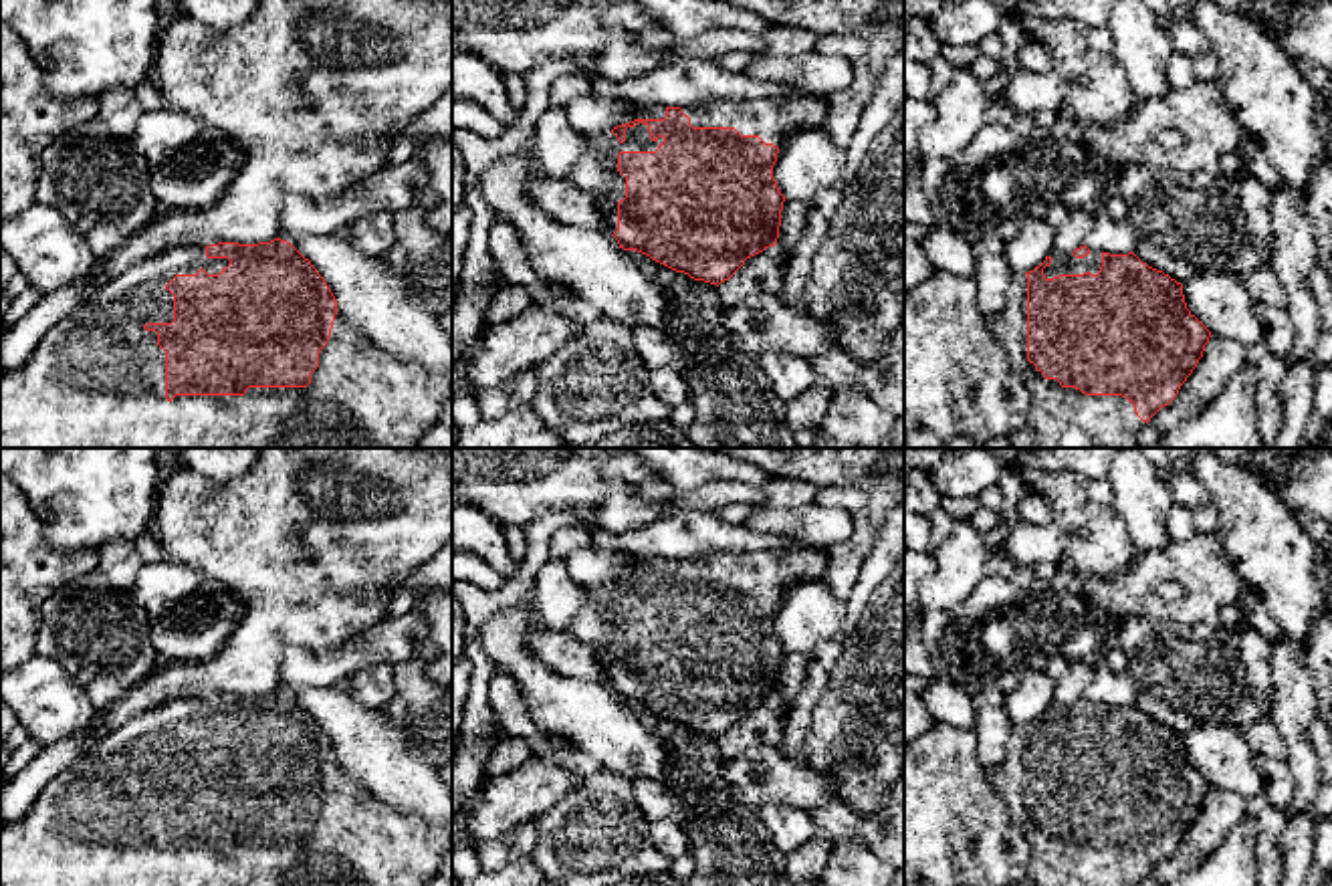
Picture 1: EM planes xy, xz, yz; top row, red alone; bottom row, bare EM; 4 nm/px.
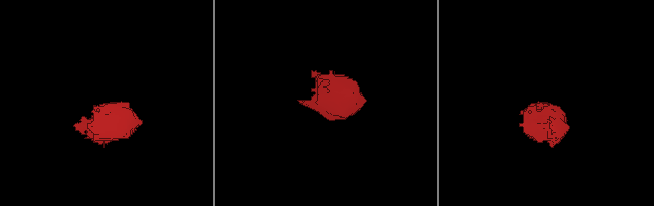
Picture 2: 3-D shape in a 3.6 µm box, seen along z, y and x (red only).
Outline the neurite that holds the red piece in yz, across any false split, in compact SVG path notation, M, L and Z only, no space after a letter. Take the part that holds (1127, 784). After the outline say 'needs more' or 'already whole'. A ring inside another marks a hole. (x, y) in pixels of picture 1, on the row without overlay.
M1086 696L1074 704L1053 700L1033 723L1013 727L1005 761L985 769L985 775L1033 850L1027 876L1013 886L1140 886L1177 850L1211 789L1187 761L1181 735L1134 704L1096 704Z; needs more

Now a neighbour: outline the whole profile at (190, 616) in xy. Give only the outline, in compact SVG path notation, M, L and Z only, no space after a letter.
M168 557L145 563L131 595L149 620L149 640L163 662L216 658L244 614L222 581Z

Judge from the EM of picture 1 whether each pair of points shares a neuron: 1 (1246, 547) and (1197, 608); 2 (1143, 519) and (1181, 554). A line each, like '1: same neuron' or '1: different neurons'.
1: different neurons
2: different neurons

